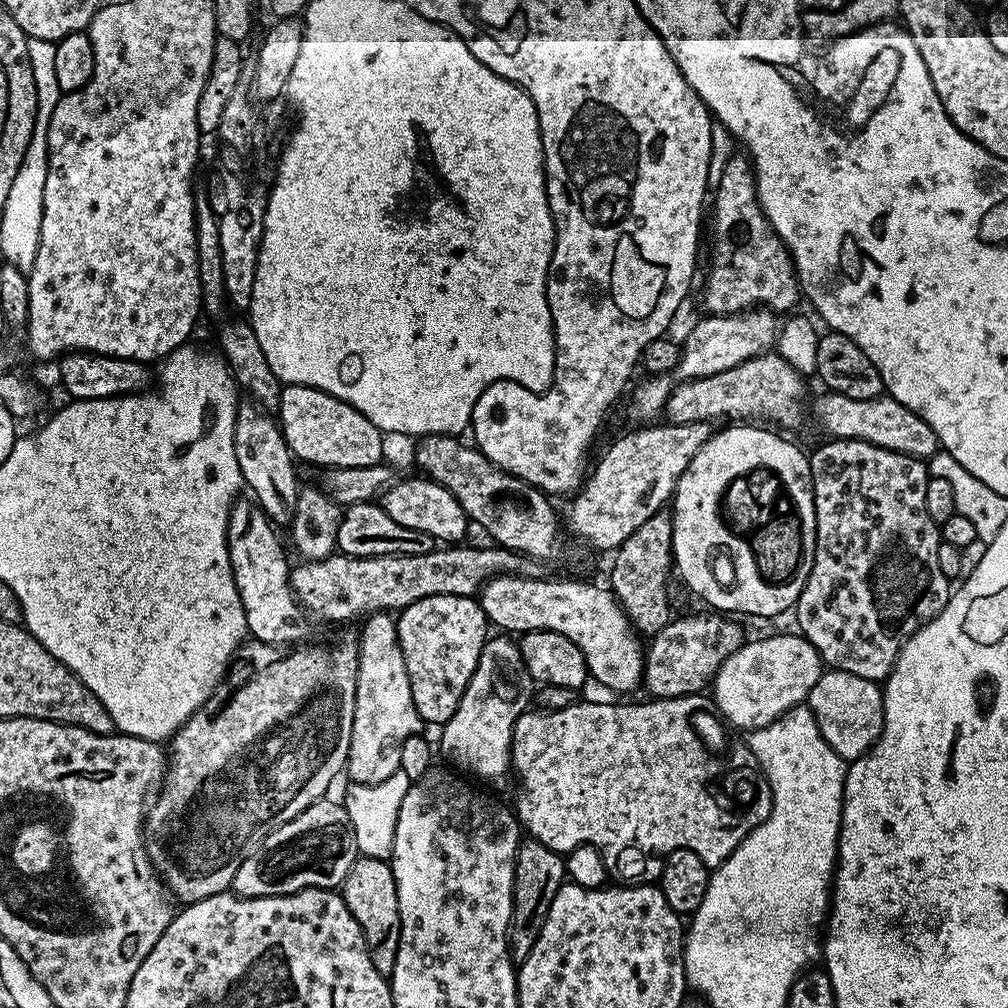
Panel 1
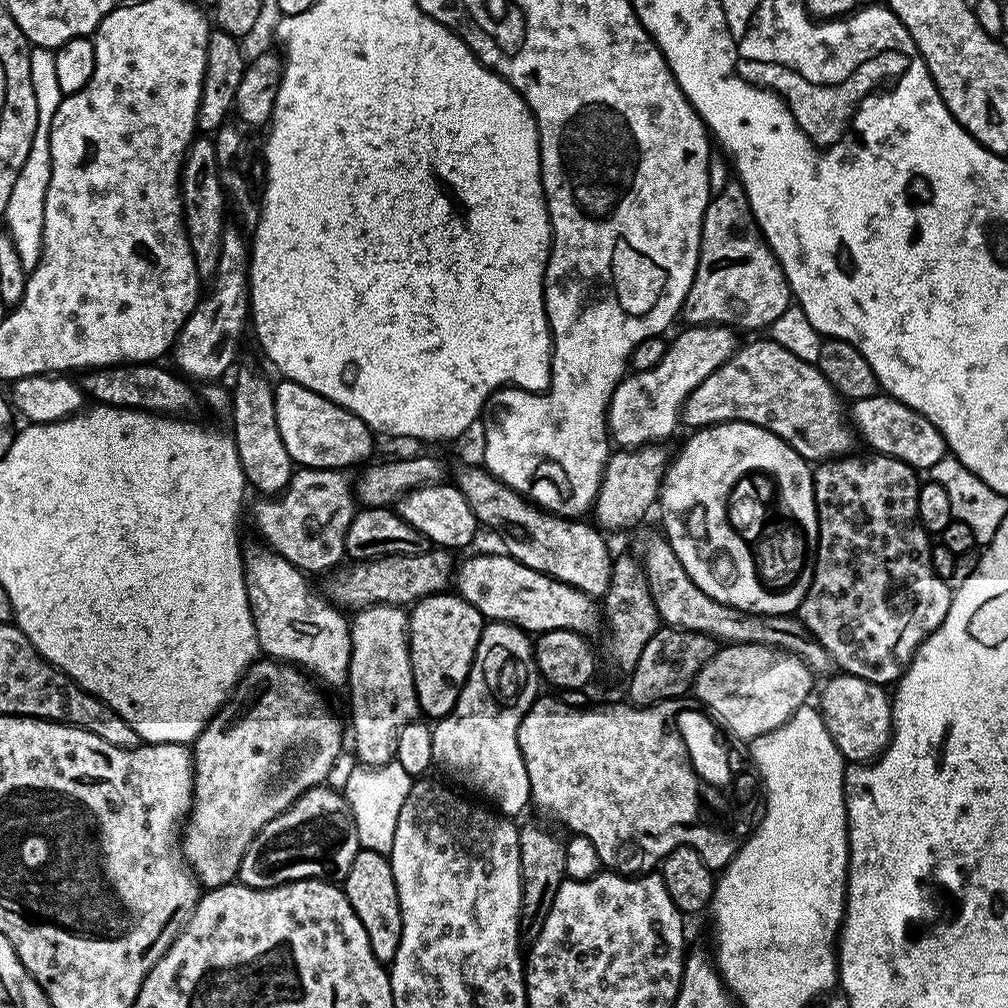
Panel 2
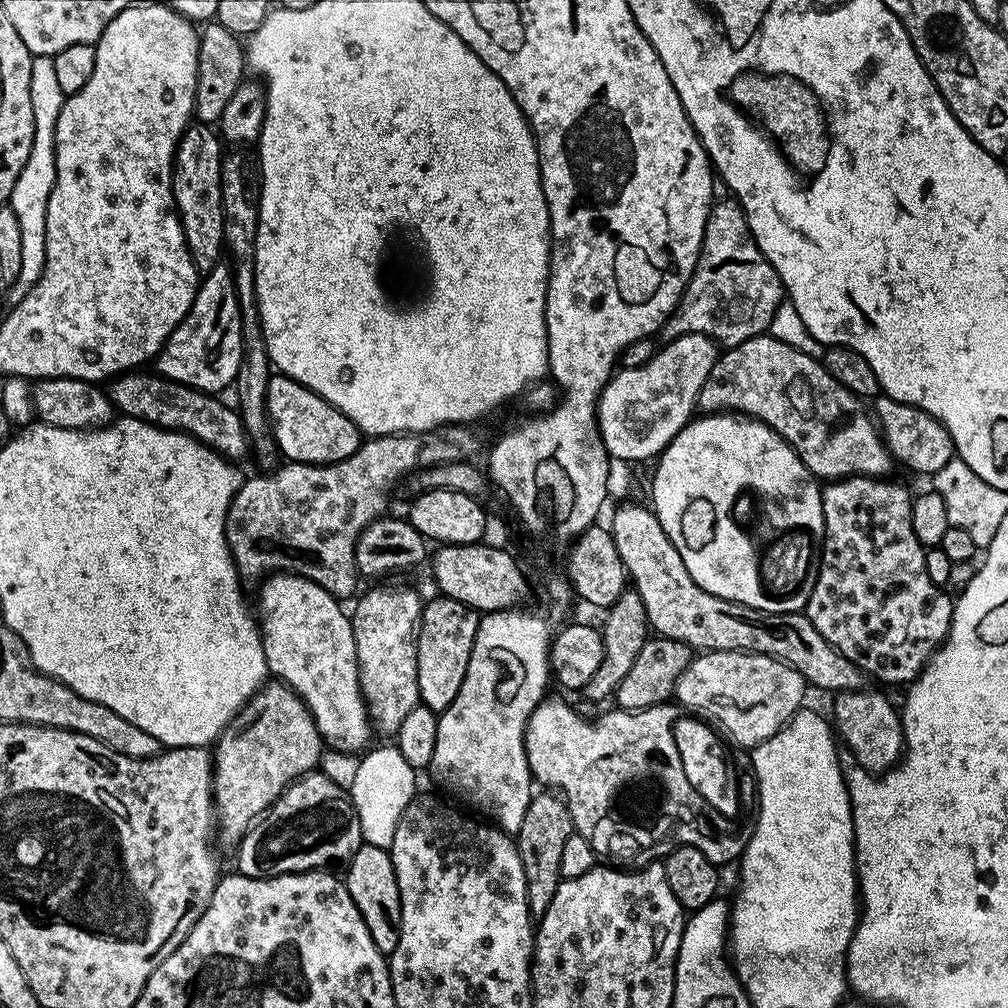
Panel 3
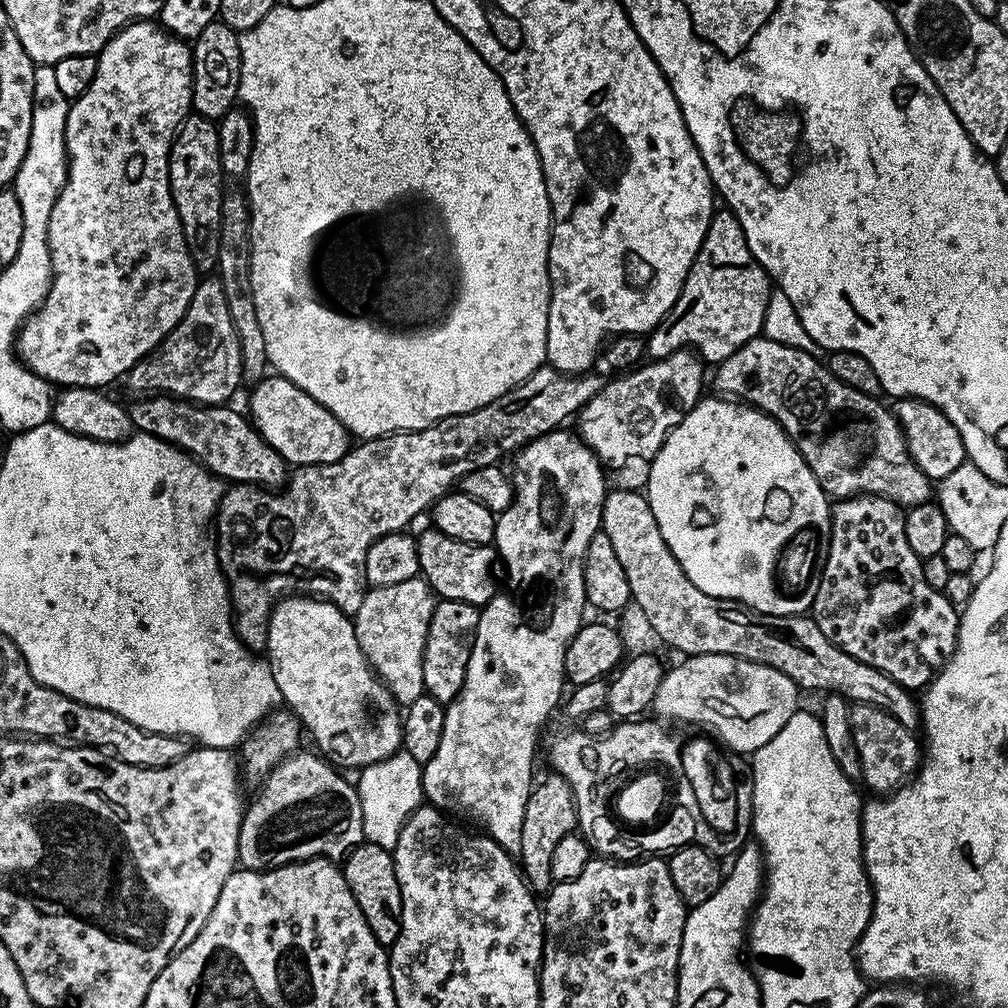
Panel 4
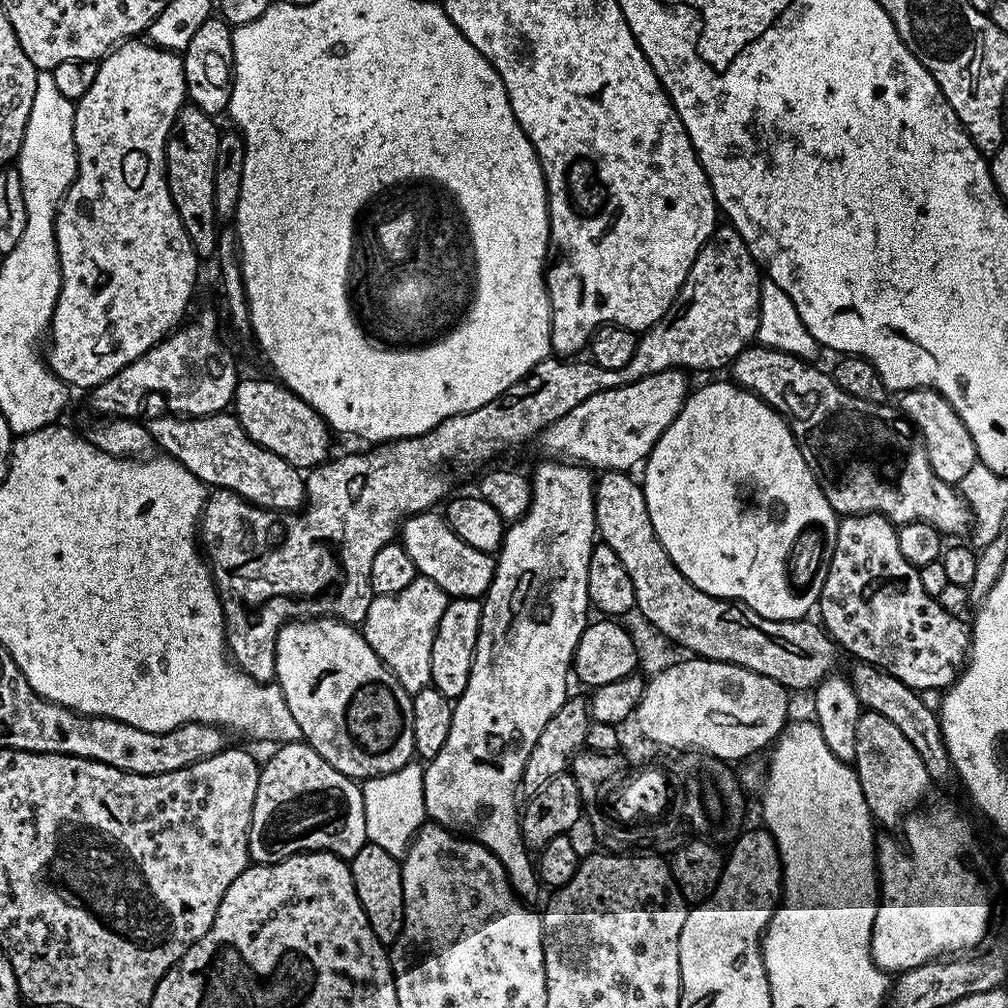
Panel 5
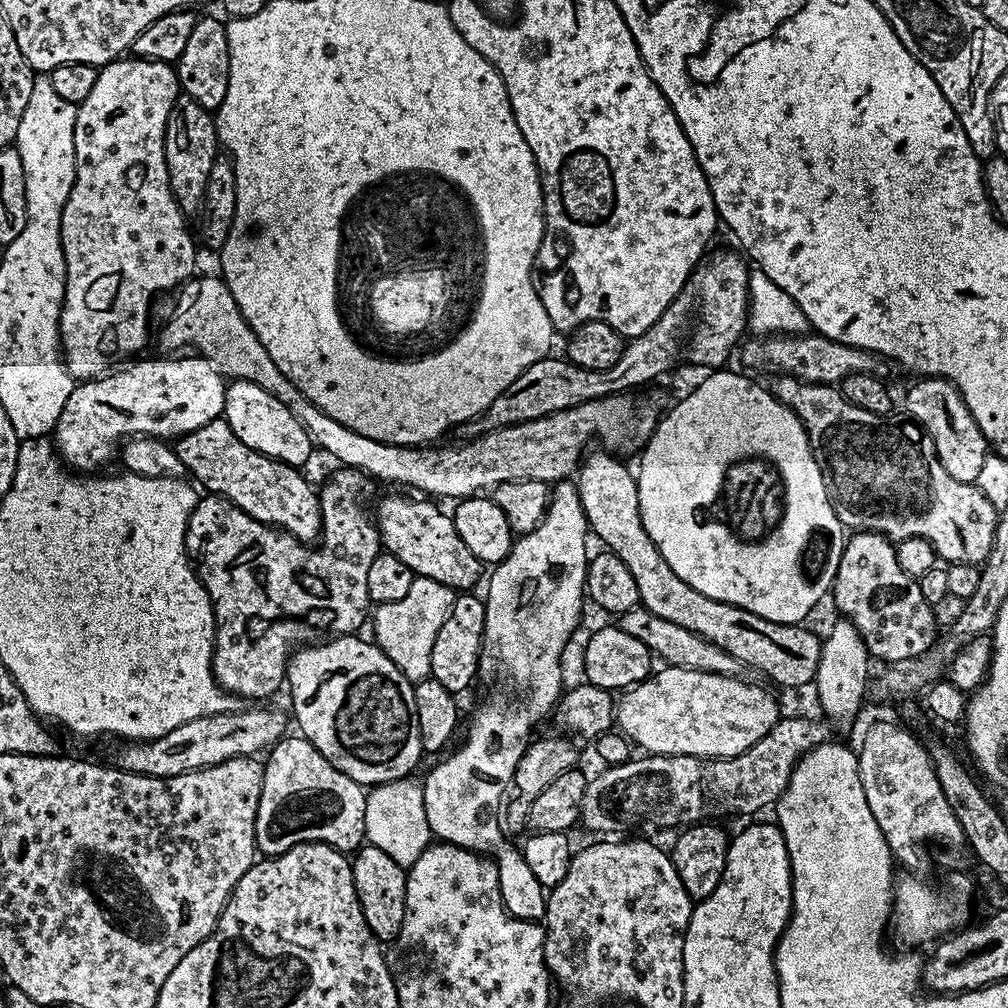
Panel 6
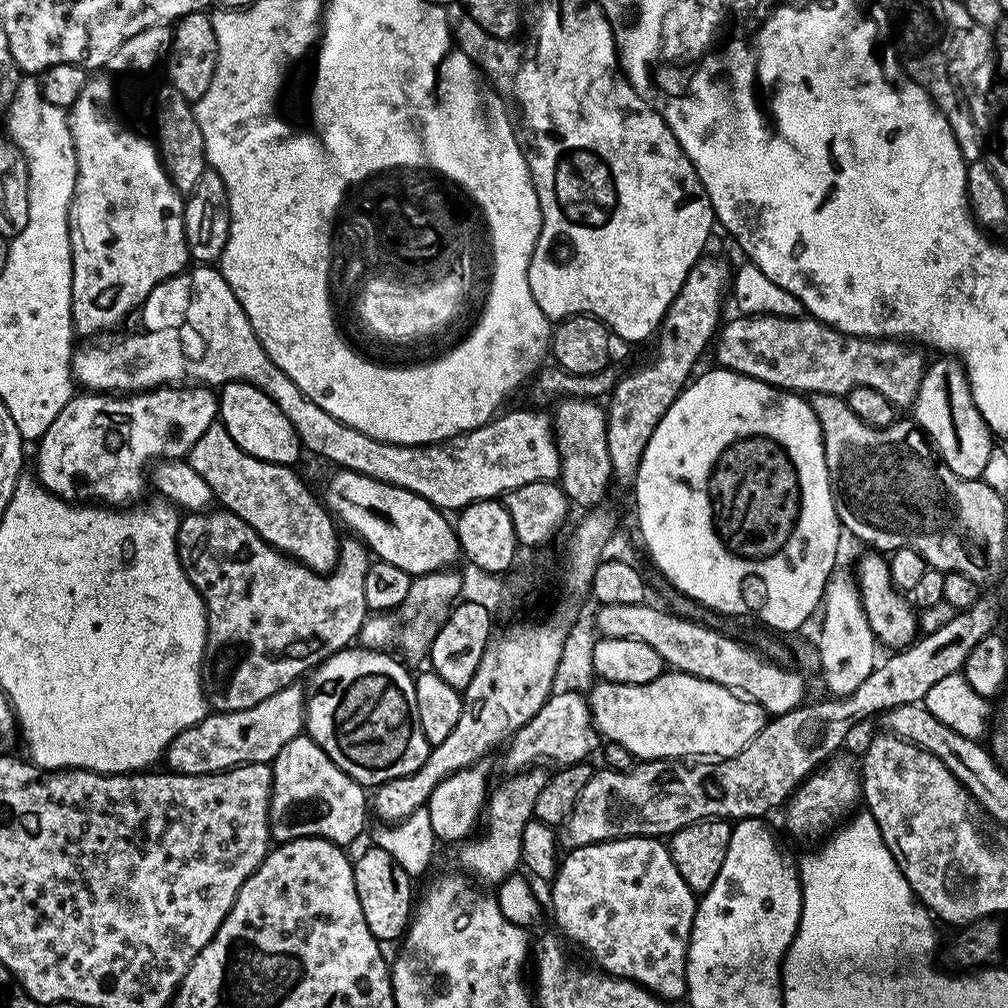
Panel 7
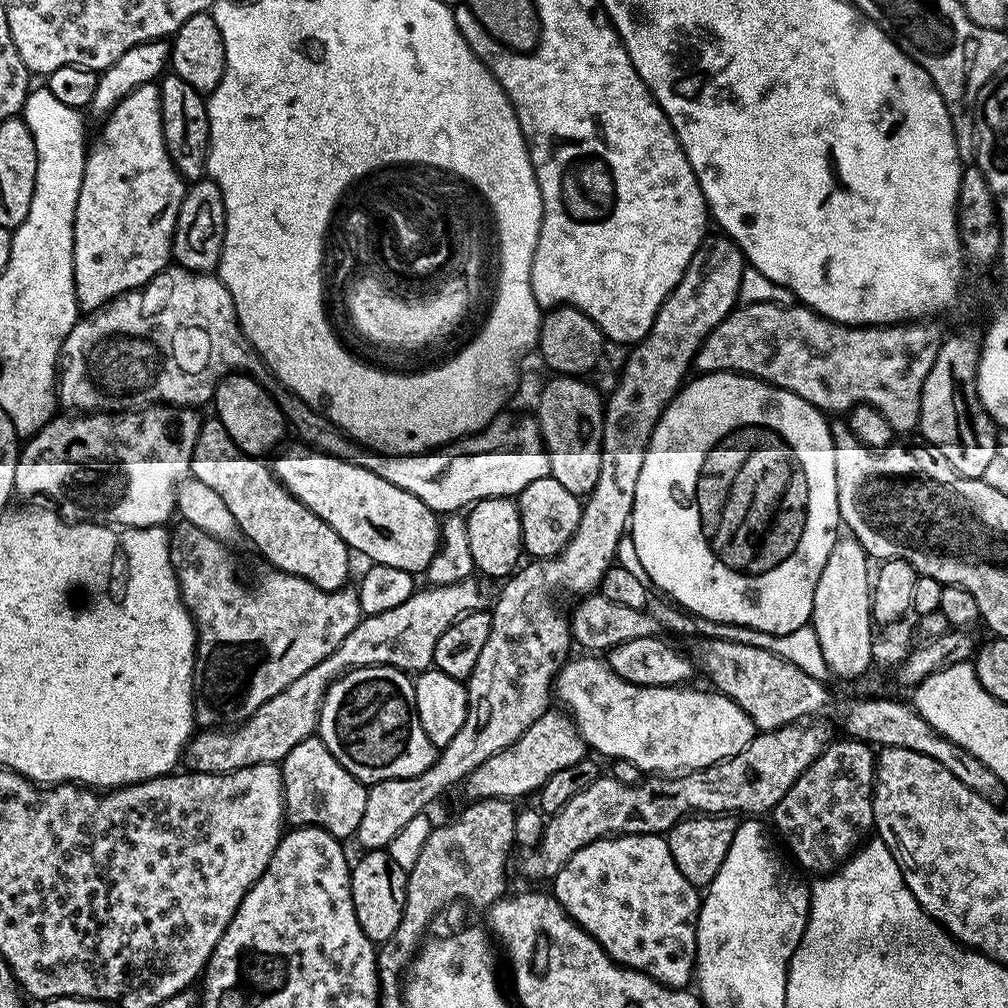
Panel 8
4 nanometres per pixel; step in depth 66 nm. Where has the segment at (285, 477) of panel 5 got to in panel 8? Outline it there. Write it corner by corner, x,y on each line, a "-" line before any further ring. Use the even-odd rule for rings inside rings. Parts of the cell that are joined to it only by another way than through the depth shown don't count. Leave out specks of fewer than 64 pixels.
215,418
203,421
196,445
192,451
191,475
198,482
206,482
226,502
226,507
240,527
240,535
249,540
277,572
306,578
314,586
327,592
337,592
348,581
348,556
346,541
338,538
314,510
302,506
298,498
290,495
272,473
263,459
247,456
226,434
226,426

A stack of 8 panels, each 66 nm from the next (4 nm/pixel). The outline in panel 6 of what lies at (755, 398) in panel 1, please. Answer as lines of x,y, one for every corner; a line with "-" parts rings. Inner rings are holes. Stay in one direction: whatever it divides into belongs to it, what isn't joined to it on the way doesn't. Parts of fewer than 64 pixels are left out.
777,375
770,391
800,419
808,435
814,458
822,470
824,485
834,514
848,530
879,532
893,542
906,538
922,538
932,544
941,561
953,564
984,563
994,542
998,508
980,492
976,484
958,482
946,474
946,466
936,456
936,447
919,424
911,419
892,420
888,416
870,414
862,406
854,406
830,384
811,384
796,376

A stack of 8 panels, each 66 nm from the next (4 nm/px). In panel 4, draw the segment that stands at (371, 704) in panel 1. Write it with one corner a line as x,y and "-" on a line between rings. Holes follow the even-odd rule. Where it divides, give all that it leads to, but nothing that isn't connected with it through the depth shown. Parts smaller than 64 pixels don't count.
415,576
406,582
394,582
394,586
369,587
362,598
362,606
354,613
352,625
362,654
401,706
425,695
424,651
430,618
437,603
428,581

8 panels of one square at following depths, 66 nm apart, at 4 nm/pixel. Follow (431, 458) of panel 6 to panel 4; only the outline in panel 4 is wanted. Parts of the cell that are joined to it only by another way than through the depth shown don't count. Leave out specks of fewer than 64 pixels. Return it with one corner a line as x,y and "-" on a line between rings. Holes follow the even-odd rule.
685,350
670,354
661,360
641,363
617,375
615,377
617,380
609,379
604,388
598,390
598,394
594,394
594,398
590,398
590,402
586,402
586,406
578,413
580,439
599,458
601,465
609,469
610,467
620,468
623,464
630,463
631,460
651,461
657,450
664,445
664,439
668,437
672,428
678,426
678,422
682,422
684,415
702,399
700,379
703,378
704,371
706,371
705,365
695,351

